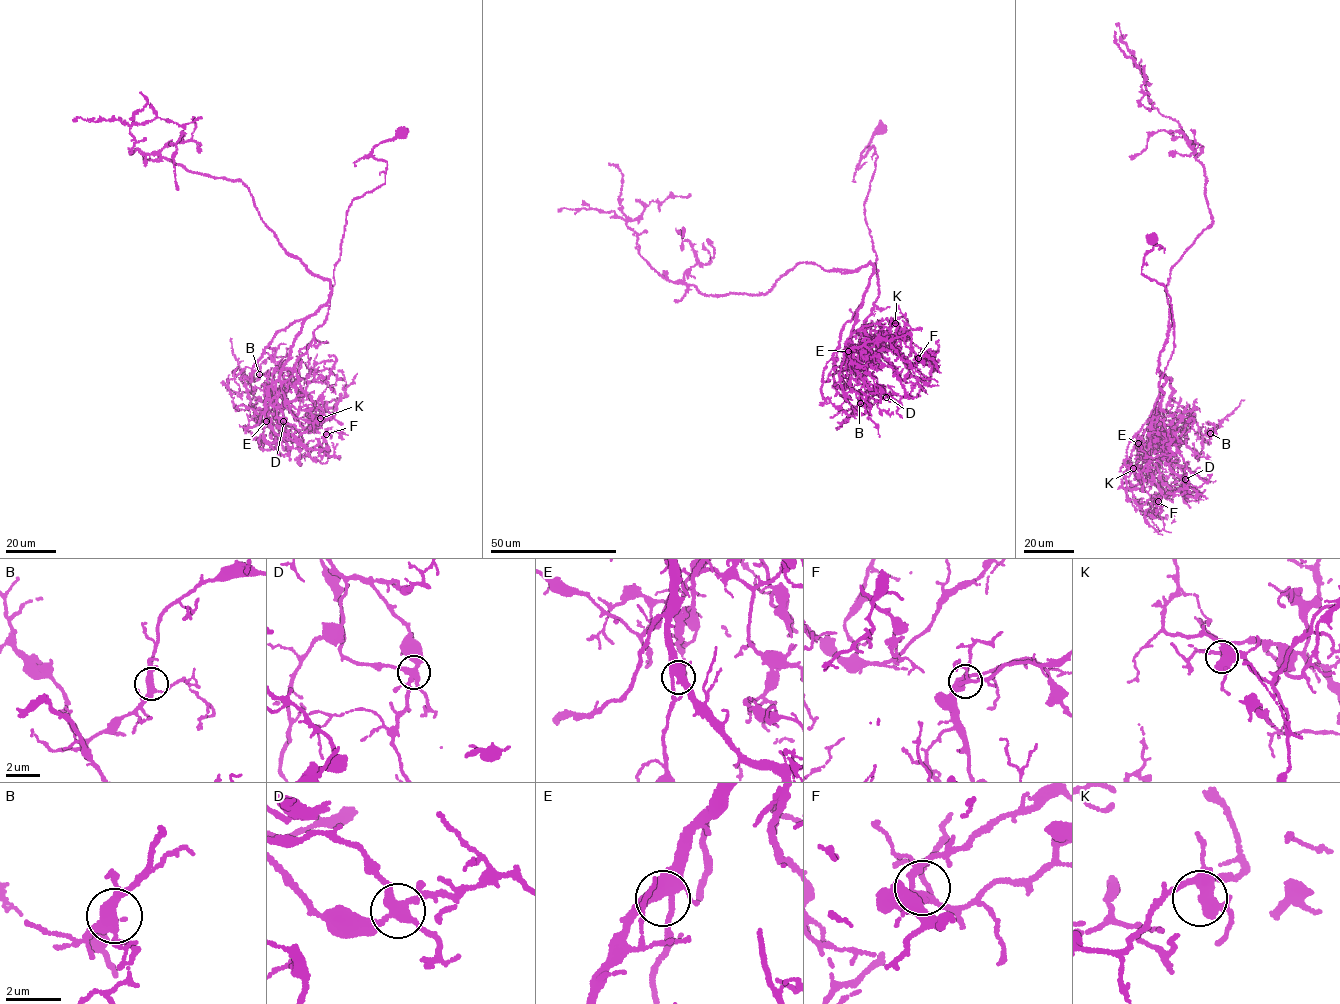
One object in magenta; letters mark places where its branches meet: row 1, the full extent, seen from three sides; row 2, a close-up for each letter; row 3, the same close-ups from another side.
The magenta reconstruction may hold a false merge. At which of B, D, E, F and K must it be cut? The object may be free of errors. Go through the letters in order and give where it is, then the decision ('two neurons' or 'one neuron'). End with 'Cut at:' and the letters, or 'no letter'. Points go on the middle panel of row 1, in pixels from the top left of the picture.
B: at (860, 403); one neuron
D: at (886, 397); two neurons
E: at (848, 351); one neuron
F: at (918, 358); one neuron
K: at (895, 323); one neuron
Cut at: D

